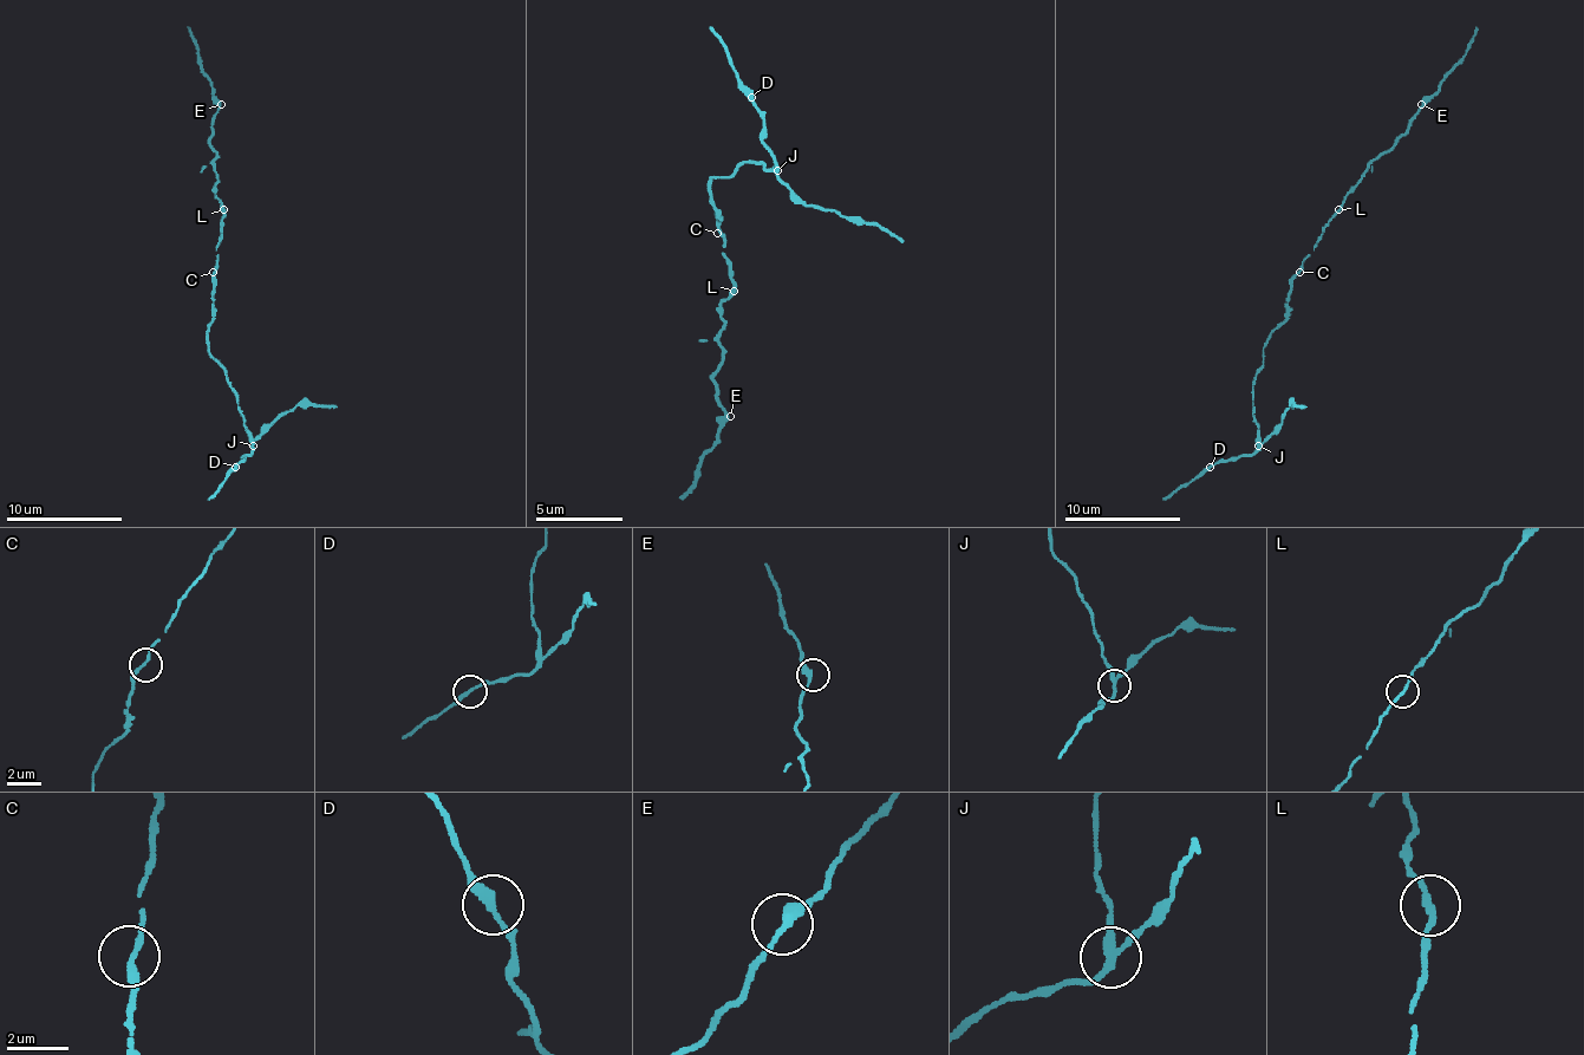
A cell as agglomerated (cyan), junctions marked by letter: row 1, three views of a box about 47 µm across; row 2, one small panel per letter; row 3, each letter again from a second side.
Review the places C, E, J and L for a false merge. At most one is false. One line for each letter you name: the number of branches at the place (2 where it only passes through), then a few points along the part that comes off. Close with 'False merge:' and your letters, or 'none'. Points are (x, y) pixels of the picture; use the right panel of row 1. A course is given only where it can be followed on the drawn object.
J: Branches: 3. Course of the part to remove: (1259, 447), (1251, 455), (1201, 469), (1164, 499)
False merge: J

